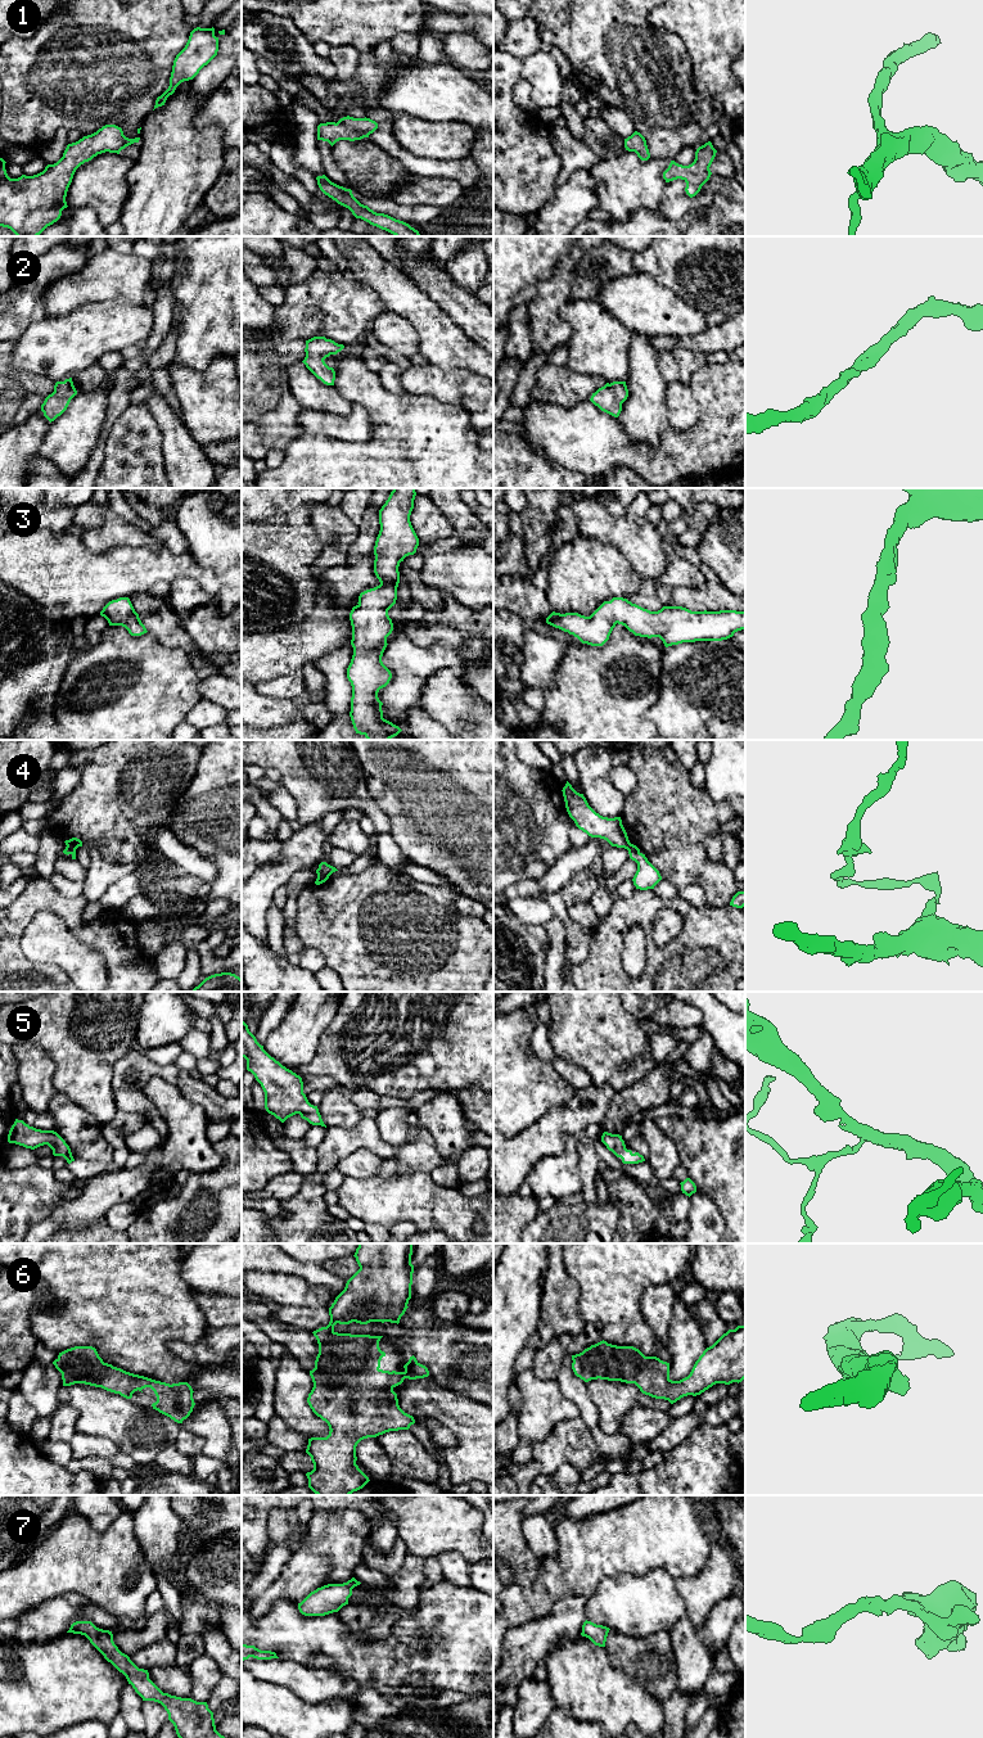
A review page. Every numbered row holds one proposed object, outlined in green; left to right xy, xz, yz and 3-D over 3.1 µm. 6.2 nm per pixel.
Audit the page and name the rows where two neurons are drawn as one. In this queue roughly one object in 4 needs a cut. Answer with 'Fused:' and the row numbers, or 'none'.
Fused: 4

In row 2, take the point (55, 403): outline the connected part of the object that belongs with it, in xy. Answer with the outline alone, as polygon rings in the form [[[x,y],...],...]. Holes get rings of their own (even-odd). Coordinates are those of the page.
[[[72,378],[57,382],[54,392],[49,394],[41,405],[44,416],[51,423],[68,407],[71,399],[77,394]]]

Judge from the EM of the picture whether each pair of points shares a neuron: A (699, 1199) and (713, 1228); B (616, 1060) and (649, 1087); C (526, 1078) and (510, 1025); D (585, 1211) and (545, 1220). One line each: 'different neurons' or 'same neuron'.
A: same neuron
B: different neurons
C: same neuron
D: same neuron

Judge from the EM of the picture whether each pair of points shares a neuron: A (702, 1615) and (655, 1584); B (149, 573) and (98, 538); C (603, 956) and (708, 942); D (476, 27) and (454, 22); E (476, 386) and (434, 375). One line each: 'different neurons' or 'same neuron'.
A: different neurons
B: different neurons
C: same neuron
D: same neuron
E: same neuron

